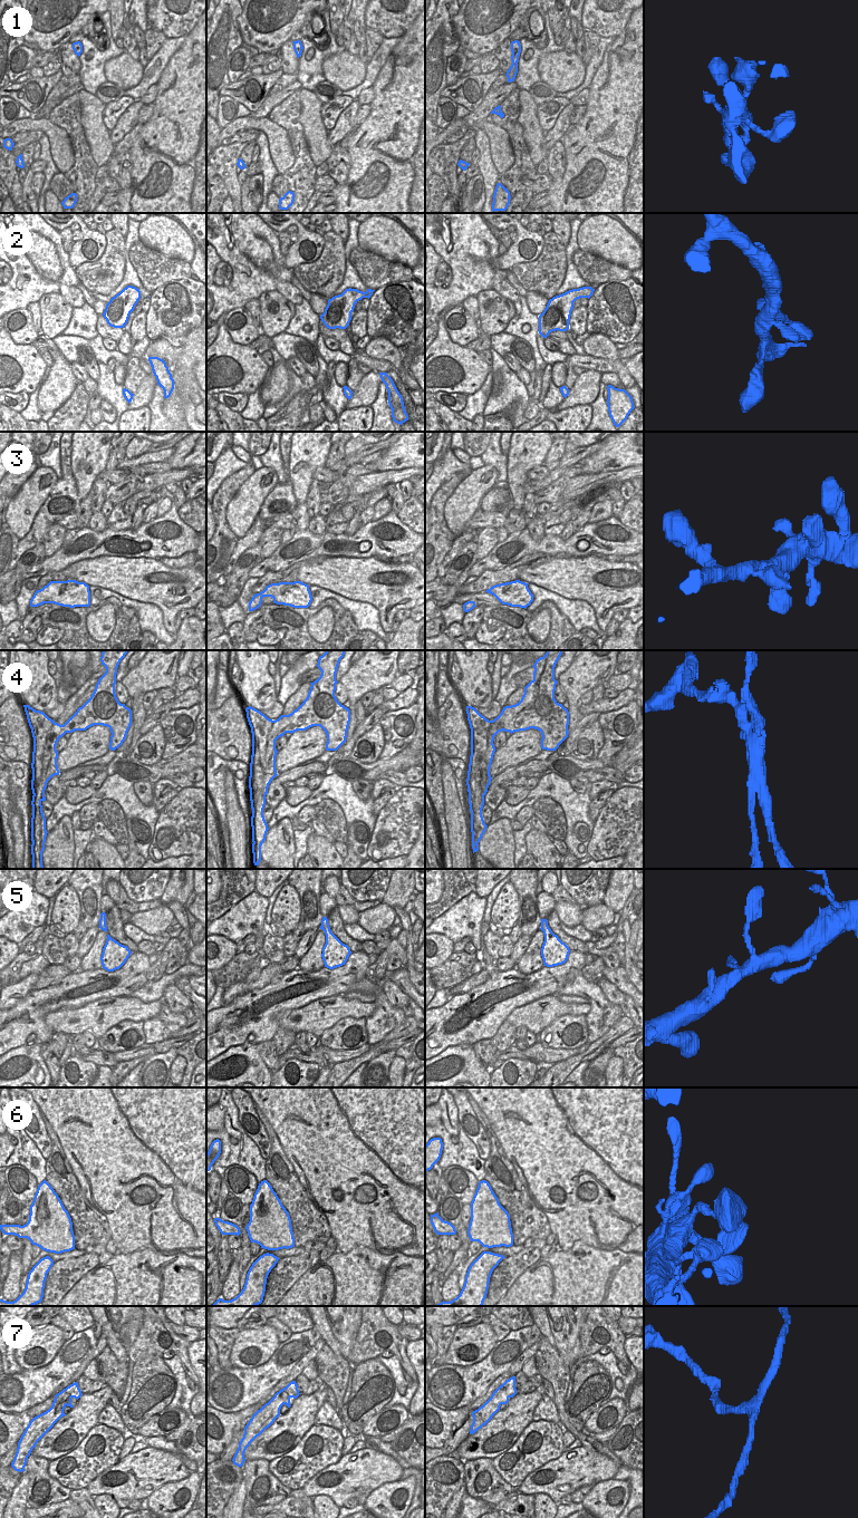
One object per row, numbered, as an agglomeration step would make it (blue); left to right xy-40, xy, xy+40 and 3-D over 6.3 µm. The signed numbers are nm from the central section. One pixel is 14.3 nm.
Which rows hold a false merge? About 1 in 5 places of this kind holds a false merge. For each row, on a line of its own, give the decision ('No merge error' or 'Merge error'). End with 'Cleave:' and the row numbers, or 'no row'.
1: No merge error
2: No merge error
3: No merge error
4: Merge error
5: No merge error
6: No merge error
7: Merge error
Cleave: 4, 7.

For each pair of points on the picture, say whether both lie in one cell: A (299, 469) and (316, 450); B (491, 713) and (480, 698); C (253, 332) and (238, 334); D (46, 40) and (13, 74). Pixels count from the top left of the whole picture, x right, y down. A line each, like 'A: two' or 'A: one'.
A: one
B: two
C: one
D: two

